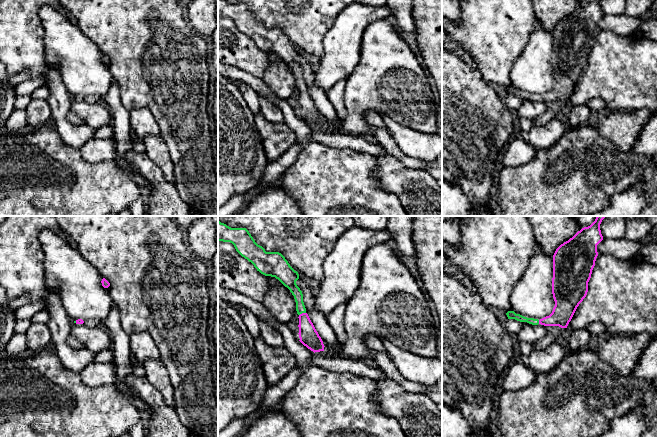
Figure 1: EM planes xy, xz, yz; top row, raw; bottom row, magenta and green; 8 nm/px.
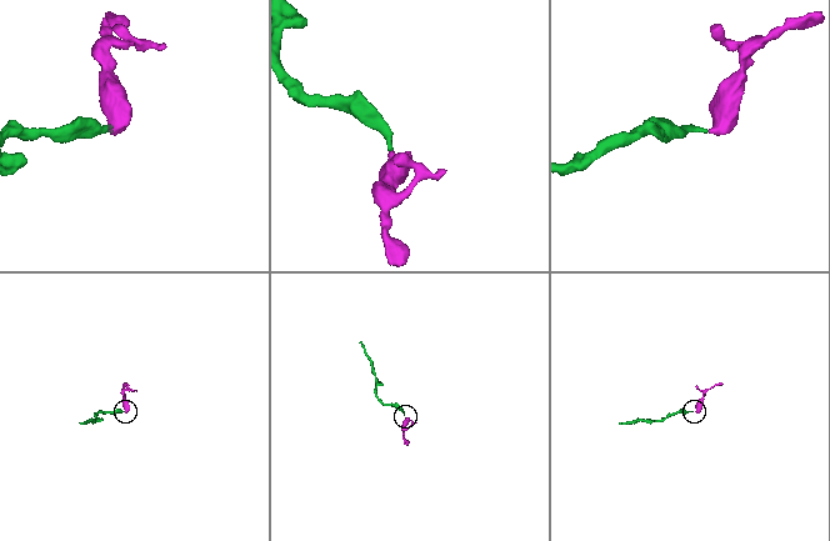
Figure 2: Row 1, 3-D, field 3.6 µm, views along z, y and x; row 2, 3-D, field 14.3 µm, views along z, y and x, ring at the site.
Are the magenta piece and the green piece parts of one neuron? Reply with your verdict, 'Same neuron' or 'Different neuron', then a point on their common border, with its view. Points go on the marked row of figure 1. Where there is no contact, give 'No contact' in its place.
Same neuron. Touches magenta at xz (302, 313)

